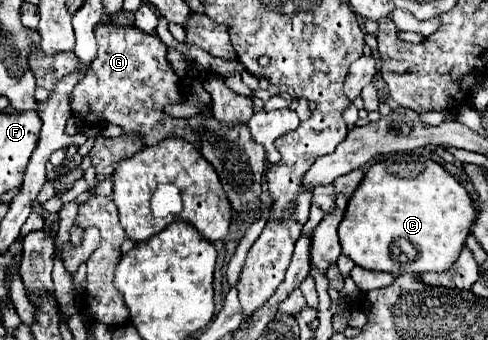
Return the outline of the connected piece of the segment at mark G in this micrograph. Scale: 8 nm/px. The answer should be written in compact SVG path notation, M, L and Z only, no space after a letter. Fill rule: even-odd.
M111 22L111 24L97 24L95 38L99 44L97 58L89 64L87 76L83 76L83 80L75 86L75 92L71 94L71 112L75 120L81 124L91 124L91 126L95 126L97 122L117 124L121 126L123 134L139 132L141 142L145 146L155 146L169 136L177 136L191 142L195 148L201 148L199 134L189 126L189 122L185 118L173 118L165 114L163 110L169 104L185 102L185 96L181 94L181 78L175 74L167 58L167 46L159 40L159 36L147 34L135 26L117 26L115 22Z

